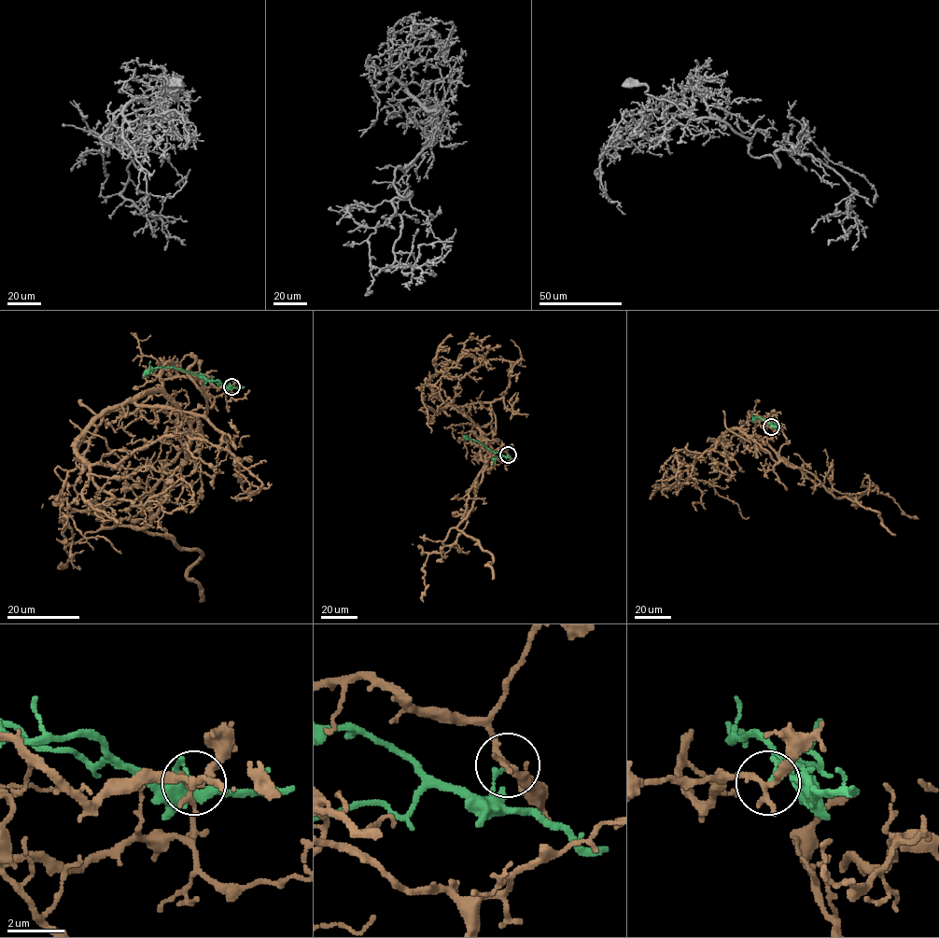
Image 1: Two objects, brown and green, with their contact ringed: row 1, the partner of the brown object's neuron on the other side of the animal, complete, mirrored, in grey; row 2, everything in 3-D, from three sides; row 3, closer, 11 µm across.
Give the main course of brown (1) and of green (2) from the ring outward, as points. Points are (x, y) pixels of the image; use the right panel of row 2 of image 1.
1: (771, 426), (752, 414), (741, 429), (760, 437), (819, 484), (843, 493), (882, 492), (905, 514), (918, 518)
2: (771, 426), (759, 417), (752, 417), (752, 413)

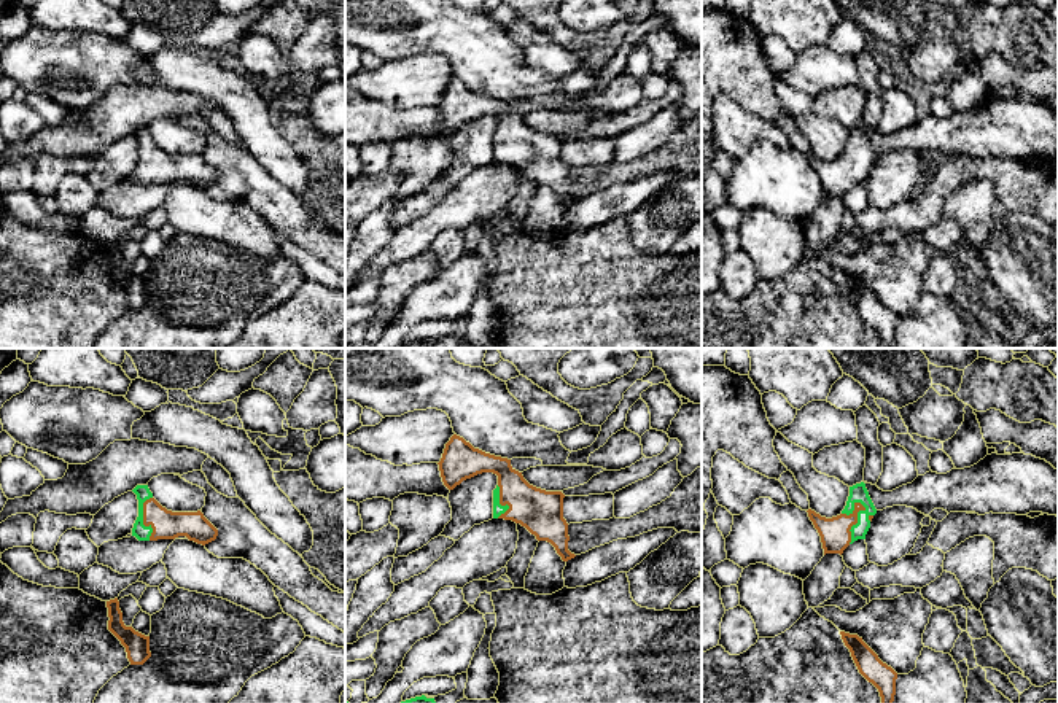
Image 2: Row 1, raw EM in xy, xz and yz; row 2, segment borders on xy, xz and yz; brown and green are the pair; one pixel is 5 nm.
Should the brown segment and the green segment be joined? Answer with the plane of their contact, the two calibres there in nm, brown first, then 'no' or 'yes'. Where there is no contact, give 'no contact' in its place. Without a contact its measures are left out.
contact in yz; calibres 160 and 100 nm; no

